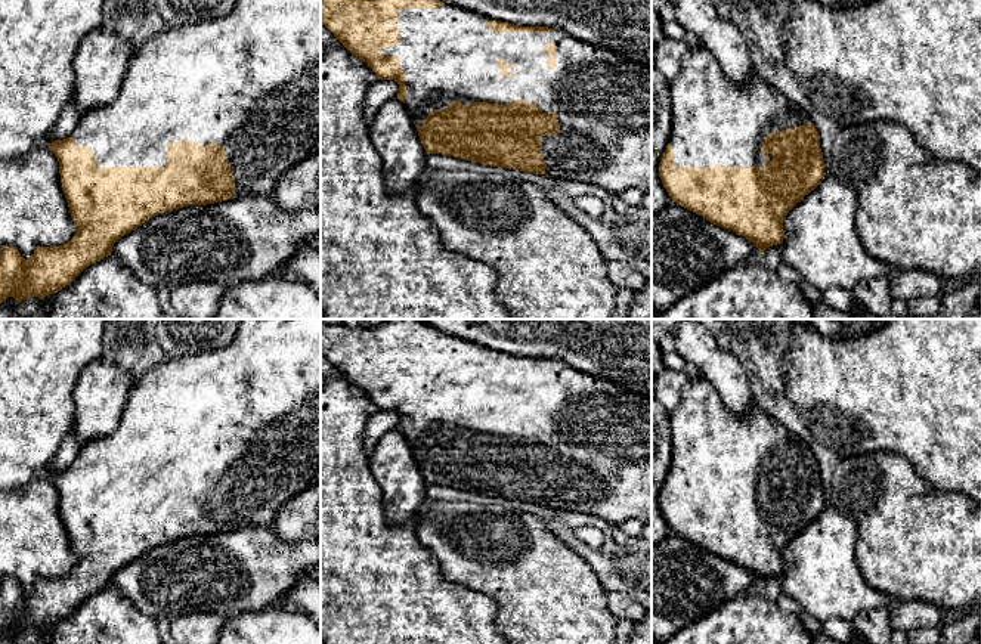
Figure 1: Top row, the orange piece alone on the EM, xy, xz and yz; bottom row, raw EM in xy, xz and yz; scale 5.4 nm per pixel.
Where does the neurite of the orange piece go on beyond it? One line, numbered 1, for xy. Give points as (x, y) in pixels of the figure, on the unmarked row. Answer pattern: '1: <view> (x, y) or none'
1: xy (250, 411)

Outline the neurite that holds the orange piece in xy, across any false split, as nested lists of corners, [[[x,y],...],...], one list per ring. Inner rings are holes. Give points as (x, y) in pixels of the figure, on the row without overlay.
[[[242,319],[230,344],[220,347],[214,352],[196,353],[196,354],[188,354],[188,356],[179,356],[179,357],[167,357],[163,363],[152,368],[149,372],[142,375],[134,383],[131,391],[129,393],[129,399],[123,411],[121,421],[118,427],[115,428],[115,431],[103,437],[98,437],[98,439],[92,439],[86,442],[80,448],[78,455],[69,468],[64,471],[55,471],[49,474],[47,477],[52,480],[52,483],[59,492],[62,521],[66,529],[71,549],[77,558],[77,563],[72,567],[72,570],[65,576],[38,578],[30,591],[25,591],[16,579],[0,576],[0,634],[3,634],[9,628],[13,628],[15,637],[16,637],[22,631],[27,631],[31,628],[38,628],[40,631],[43,631],[49,625],[56,625],[58,622],[69,616],[92,594],[100,592],[106,586],[109,586],[112,583],[114,575],[121,567],[130,564],[131,561],[137,560],[140,555],[143,555],[145,552],[148,552],[149,549],[158,545],[164,545],[167,542],[179,541],[188,536],[207,536],[207,535],[228,532],[232,529],[242,529],[242,527],[251,527],[251,526],[270,526],[279,508],[290,498],[294,498],[297,493],[306,490],[307,487],[316,483],[321,483],[321,319]]]

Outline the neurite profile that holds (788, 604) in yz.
[[[782,592],[782,595],[777,598],[777,606],[785,612],[785,613],[793,613],[799,614],[802,613],[802,606],[793,600],[792,597],[786,595]]]

